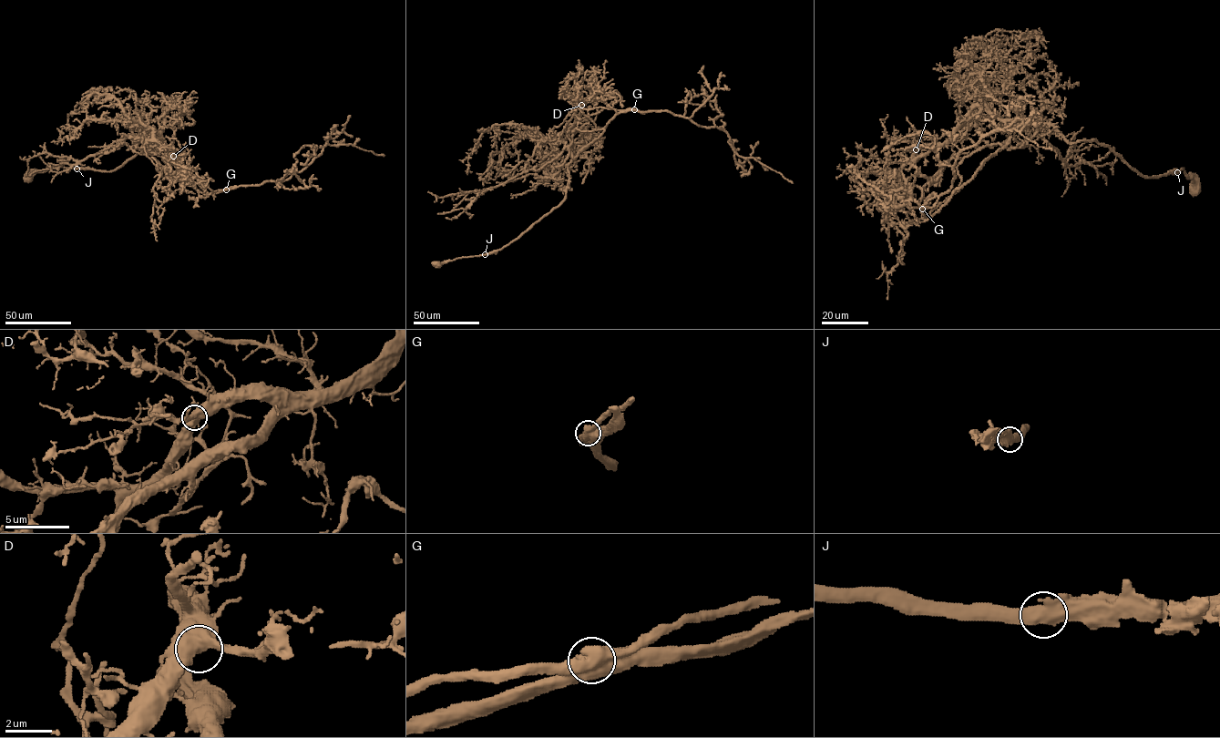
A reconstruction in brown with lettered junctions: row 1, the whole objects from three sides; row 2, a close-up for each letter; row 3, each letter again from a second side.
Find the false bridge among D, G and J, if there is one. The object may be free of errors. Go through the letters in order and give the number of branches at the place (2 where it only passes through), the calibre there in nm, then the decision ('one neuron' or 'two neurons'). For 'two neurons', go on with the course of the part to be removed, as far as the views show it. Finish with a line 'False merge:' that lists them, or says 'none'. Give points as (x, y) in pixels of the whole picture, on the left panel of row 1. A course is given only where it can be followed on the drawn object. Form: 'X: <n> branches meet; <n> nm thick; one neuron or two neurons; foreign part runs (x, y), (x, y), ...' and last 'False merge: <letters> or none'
D: 2 branches meet; 600 nm thick; one neuron
G: 1 branches meet; 1050 nm thick; two neurons; foreign part runs (226, 189), (205, 194), (166, 175), (174, 181), (179, 176)
J: 2 branches meet; 550 nm thick; one neuron
False merge: G

